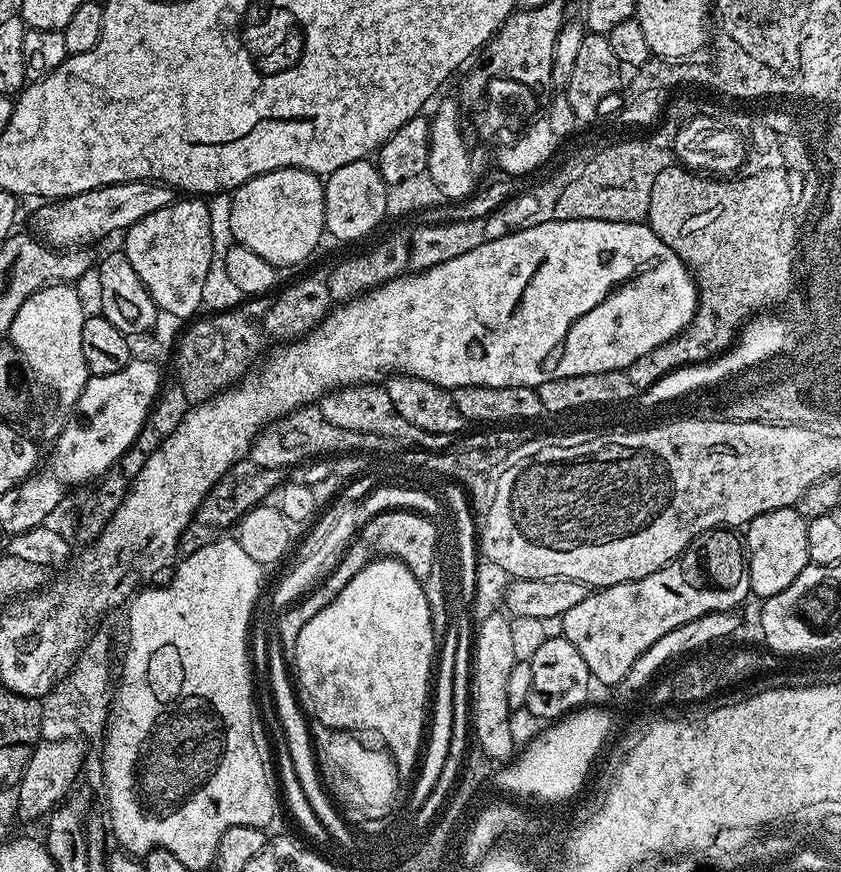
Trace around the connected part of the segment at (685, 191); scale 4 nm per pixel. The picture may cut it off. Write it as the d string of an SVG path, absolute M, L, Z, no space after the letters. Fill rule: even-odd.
M760 120L760 124L756 124L752 133L746 136L746 152L752 156L752 164L748 164L748 180L740 180L740 184L735 184L732 178L709 178L684 166L667 168L658 174L658 178L654 178L646 223L694 273L698 281L698 307L692 323L675 340L650 350L650 354L642 354L638 362L627 368L634 386L634 376L644 372L648 372L646 380L654 384L654 378L658 378L658 374L666 375L666 370L672 372L680 367L715 360L720 354L716 348L725 353L733 345L728 336L737 339L738 333L752 316L749 311L752 304L758 304L764 310L764 300L773 305L776 296L786 296L784 288L789 286L789 273L792 270L788 267L788 256L792 256L794 247L791 217L796 216L800 188L804 188L804 172L808 172L808 156L804 156L804 144L800 144L803 137L801 129L792 132L792 128L780 128L780 124L772 124L772 128L768 128L768 120ZM652 368L658 368L660 372L650 376Z

